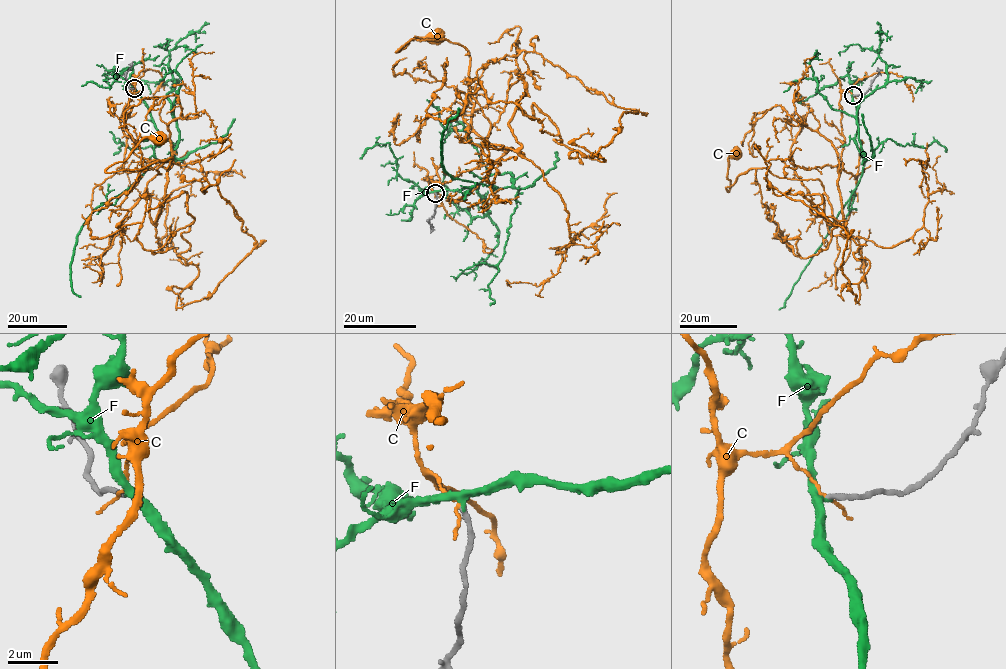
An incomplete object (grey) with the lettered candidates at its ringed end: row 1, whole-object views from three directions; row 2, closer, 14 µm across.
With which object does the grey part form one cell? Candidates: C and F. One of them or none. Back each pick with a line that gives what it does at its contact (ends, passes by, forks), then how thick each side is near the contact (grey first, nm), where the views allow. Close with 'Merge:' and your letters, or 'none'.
F: It passes by. Thickness 200 nm (grey) against 240 nm
Merge: F

